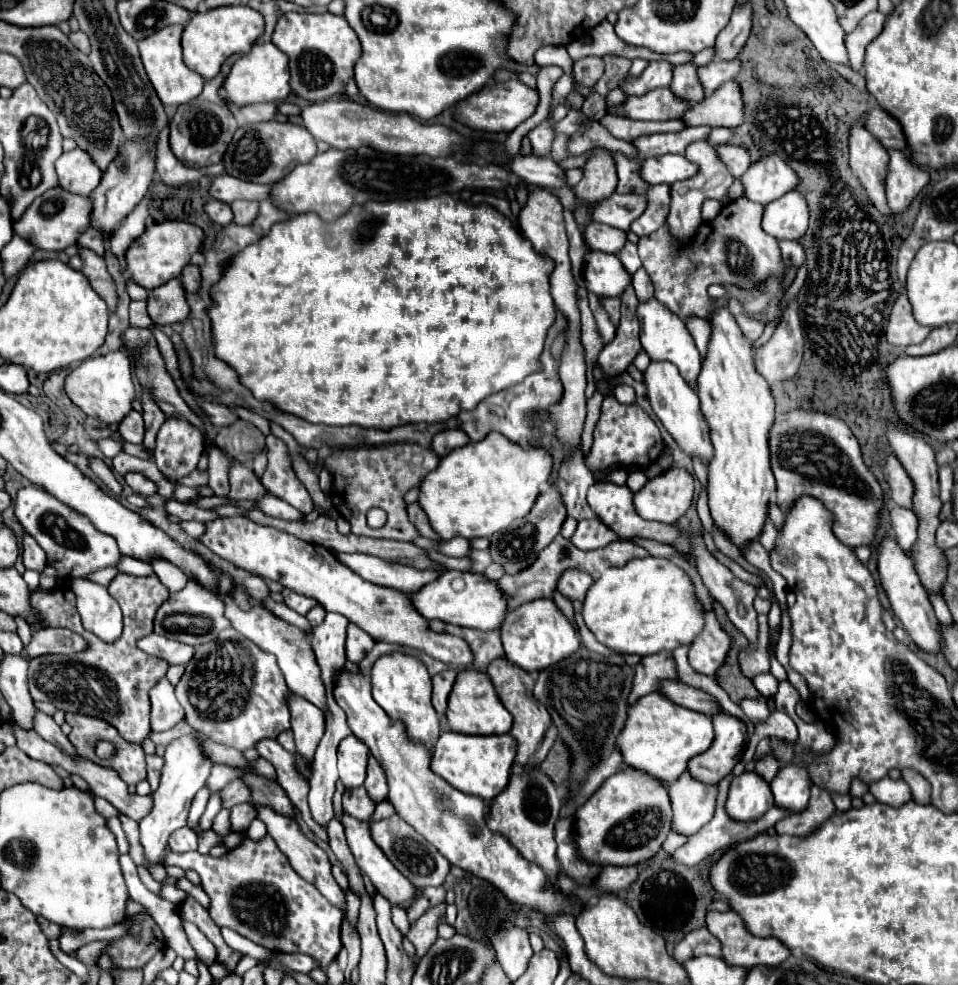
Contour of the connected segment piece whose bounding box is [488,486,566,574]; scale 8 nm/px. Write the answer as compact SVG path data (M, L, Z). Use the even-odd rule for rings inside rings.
M550 486L544 494L538 496L538 500L536 500L534 508L528 512L528 516L514 520L510 526L506 526L504 530L490 536L488 550L490 550L492 562L500 564L506 574L518 574L518 572L526 570L528 566L534 564L540 550L546 548L554 540L554 536L560 532L564 520L566 520L566 512L562 510L560 494L556 494L556 488Z

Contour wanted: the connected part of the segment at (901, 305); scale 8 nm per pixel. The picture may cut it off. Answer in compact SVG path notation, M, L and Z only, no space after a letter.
M900 294L898 300L892 306L892 314L890 314L888 328L886 328L888 342L894 344L894 346L900 346L900 348L906 348L910 344L922 342L930 332L932 332L932 328L920 326L914 320L912 304L910 304L908 296Z

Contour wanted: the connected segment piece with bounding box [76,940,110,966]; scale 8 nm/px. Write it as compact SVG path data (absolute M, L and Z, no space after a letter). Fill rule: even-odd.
M96 940L88 946L82 946L78 952L76 952L76 958L82 962L82 964L96 964L98 956L110 946L110 940Z

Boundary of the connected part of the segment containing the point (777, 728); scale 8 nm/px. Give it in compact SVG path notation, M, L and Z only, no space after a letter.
M776 710L774 714L770 714L766 718L766 722L758 722L758 726L754 726L754 734L752 734L752 738L750 738L739 761L750 762L755 754L757 745L764 738L778 738L778 740L794 742L798 738L798 730L796 730L794 722L786 714L780 714L780 710Z

